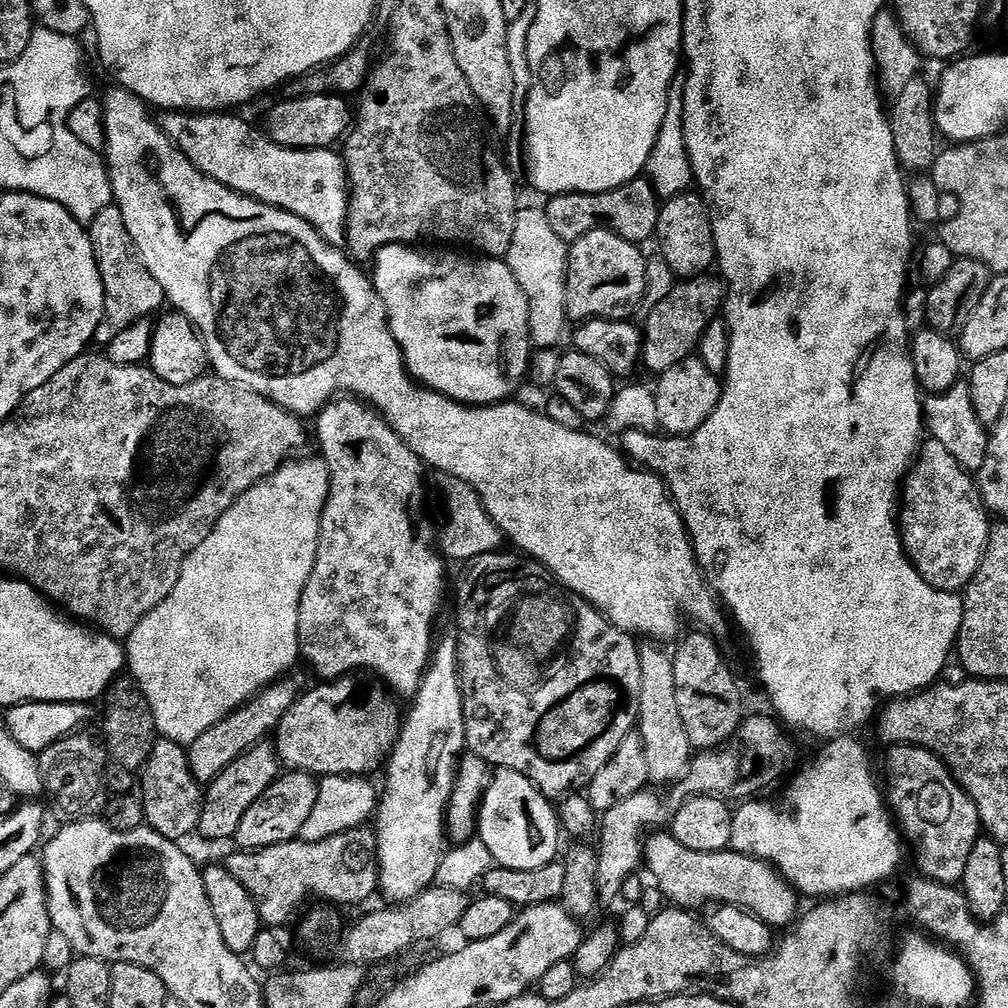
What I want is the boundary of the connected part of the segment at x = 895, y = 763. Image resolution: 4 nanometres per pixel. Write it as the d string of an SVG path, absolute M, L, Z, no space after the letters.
M897 744L889 747L888 761L884 768L888 771L888 788L886 784L886 803L898 825L907 847L916 851L916 864L923 875L940 884L959 885L966 871L966 862L975 842L982 836L978 810L967 792L960 787L940 759L925 748L913 744Z

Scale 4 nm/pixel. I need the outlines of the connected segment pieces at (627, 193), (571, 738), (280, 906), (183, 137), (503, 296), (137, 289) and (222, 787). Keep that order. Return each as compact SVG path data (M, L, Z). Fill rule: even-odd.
M641 178L609 192L598 194L567 192L561 196L551 197L547 203L542 208L546 219L554 233L558 234L568 246L594 230L610 230L632 244L644 246L647 240L651 241L656 235L662 201L648 179Z
M507 551L491 552L474 558L467 565L464 577L456 588L456 653L458 654L458 666L464 671L461 677L460 689L464 695L464 742L469 753L476 755L485 761L493 769L505 768L506 770L517 771L522 774L547 798L563 798L587 789L591 780L607 766L614 754L617 754L619 746L622 745L627 736L633 735L640 718L640 695L642 694L642 666L640 665L640 650L637 641L621 628L615 628L612 623L603 616L597 608L591 604L582 608L582 602L576 606L576 614L582 610L580 616L580 628L572 632L572 637L566 641L568 656L562 654L560 648L553 644L510 644L518 612L522 606L530 600L554 604L562 610L572 593L557 582L541 565L525 558L523 555L507 556Z
M371 827L351 828L342 834L334 834L322 842L306 842L302 839L287 840L278 846L268 846L255 850L236 850L226 867L238 882L242 882L246 894L254 898L254 906L258 906L261 925L270 928L283 928L291 925L296 911L313 896L316 902L327 902L332 906L342 904L364 904L373 895L377 895L380 887L380 863L378 862L378 842L376 833Z
M164 112L158 123L168 137L186 154L186 158L202 174L222 182L232 192L251 196L275 208L294 214L308 223L327 244L340 246L345 243L348 231L348 197L350 185L343 155L332 148L283 148L269 140L263 131L251 128L236 114L181 114Z
M391 244L376 255L370 272L388 315L388 328L400 343L409 376L459 404L489 406L511 401L529 375L534 347L528 336L527 300L510 266L500 258L427 256L416 251L420 250Z
M114 206L102 210L102 214L98 214L98 218L91 222L90 235L104 283L104 319L96 328L94 340L97 345L106 346L116 334L126 330L126 326L134 326L134 322L155 317L161 311L159 308L165 307L166 301L162 286L158 286L158 278L146 270L130 238L130 230L126 230L126 218L122 218L122 210Z
M275 743L256 744L246 750L246 754L238 758L238 762L226 766L226 770L222 770L222 774L218 774L218 778L214 778L214 782L204 788L204 805L198 836L204 840L231 841L238 826L242 826L246 810L250 810L250 806L254 806L254 802L258 802L258 798L262 798L262 794L266 794L266 790L270 790L270 786L274 786L274 782L279 780L281 775L282 765Z

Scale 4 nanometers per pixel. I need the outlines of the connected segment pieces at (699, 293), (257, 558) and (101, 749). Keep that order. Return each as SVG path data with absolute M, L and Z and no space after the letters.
M705 274L677 283L670 294L650 310L650 318L643 321L642 364L653 374L670 370L670 366L678 366L678 362L689 359L699 349L700 335L706 326L721 315L726 289L719 279L711 280L710 277Z
M293 458L281 464L273 476L268 477L260 484L255 484L250 490L246 490L246 494L242 494L242 498L238 498L238 502L234 502L234 506L230 506L230 510L226 510L226 514L222 514L222 518L214 526L210 538L206 538L206 542L202 542L202 546L198 546L186 558L186 562L182 566L182 574L178 578L178 586L174 586L174 590L170 590L168 597L150 614L146 614L146 618L142 618L142 622L138 622L136 629L127 638L127 671L130 673L131 679L136 681L137 688L152 708L157 733L165 740L172 740L176 744L185 746L198 742L198 738L202 738L202 734L206 734L206 730L210 730L210 726L218 726L218 722L222 722L222 718L238 711L244 703L253 700L264 688L269 688L277 680L282 680L289 675L295 669L292 667L295 666L296 660L298 664L301 659L298 610L302 602L302 590L306 590L306 582L314 570L318 538L320 537L320 515L326 506L330 474L323 459L300 459L304 458Z
M80 735L67 736L65 740L54 742L54 746L39 753L47 799L52 799L57 810L68 816L64 818L71 818L73 821L99 817L110 795L104 784L104 769L110 763L106 749L97 737L95 740L92 736Z

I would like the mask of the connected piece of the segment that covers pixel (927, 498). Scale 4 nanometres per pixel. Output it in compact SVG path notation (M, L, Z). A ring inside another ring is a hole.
M928 438L912 465L912 469L904 478L902 495L898 500L898 527L900 541L908 560L918 570L918 574L932 588L939 592L955 592L967 589L976 576L978 566L982 562L982 554L986 550L990 513L984 507L977 481L948 453L942 442Z

